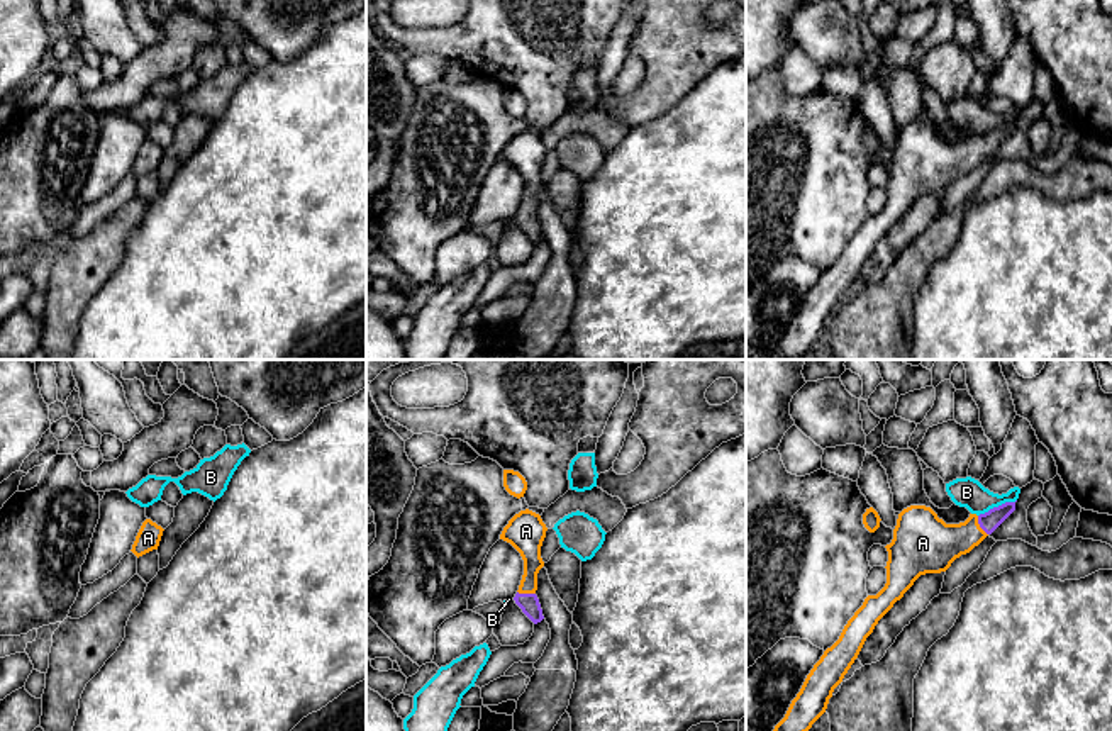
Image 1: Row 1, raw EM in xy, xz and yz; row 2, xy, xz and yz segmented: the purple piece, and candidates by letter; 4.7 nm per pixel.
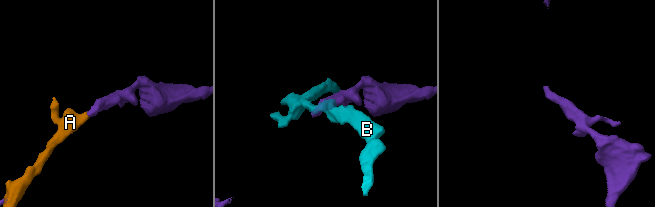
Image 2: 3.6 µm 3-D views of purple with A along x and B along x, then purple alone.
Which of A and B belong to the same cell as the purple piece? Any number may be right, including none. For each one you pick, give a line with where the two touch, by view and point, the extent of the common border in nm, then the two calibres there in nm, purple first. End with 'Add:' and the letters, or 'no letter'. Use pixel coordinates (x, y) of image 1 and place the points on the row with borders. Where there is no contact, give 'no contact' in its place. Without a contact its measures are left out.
A: yz (980, 526) | 110 nm | 90/260 nm
Add: A

